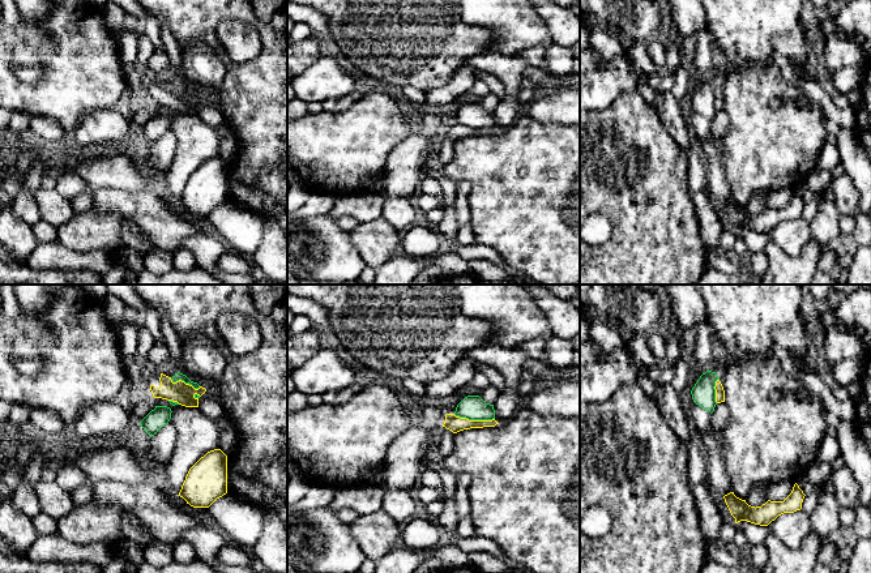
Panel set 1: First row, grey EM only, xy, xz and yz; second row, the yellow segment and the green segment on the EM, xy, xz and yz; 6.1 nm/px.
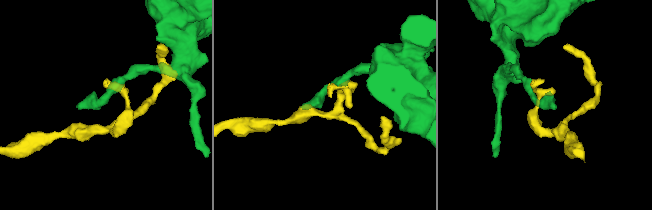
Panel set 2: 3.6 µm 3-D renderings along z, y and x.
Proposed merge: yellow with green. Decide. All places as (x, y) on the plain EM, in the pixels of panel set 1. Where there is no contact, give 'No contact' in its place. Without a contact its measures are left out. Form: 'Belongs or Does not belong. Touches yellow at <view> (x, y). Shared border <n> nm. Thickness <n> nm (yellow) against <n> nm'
Does not belong. Touches yellow at xz (474, 128). Shared border 260 nm. Thickness 100 nm (yellow) against 160 nm

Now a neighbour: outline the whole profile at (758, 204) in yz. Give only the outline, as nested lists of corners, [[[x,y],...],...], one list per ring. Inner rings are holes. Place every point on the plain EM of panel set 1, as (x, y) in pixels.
[[[767,192],[753,193],[750,202],[744,206],[746,210],[755,215],[761,214],[768,209],[767,197],[768,197]]]

